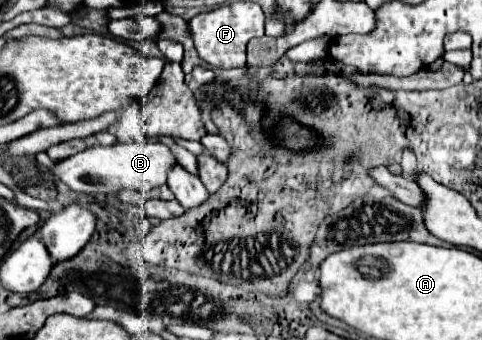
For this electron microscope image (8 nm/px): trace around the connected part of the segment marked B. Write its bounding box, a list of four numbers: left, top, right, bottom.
[53,141,177,195]

